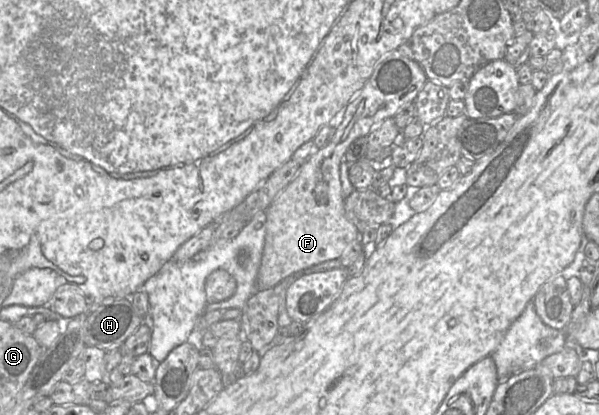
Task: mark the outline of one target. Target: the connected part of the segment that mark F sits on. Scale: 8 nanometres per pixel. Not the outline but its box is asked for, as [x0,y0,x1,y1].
[257,50,428,289]

